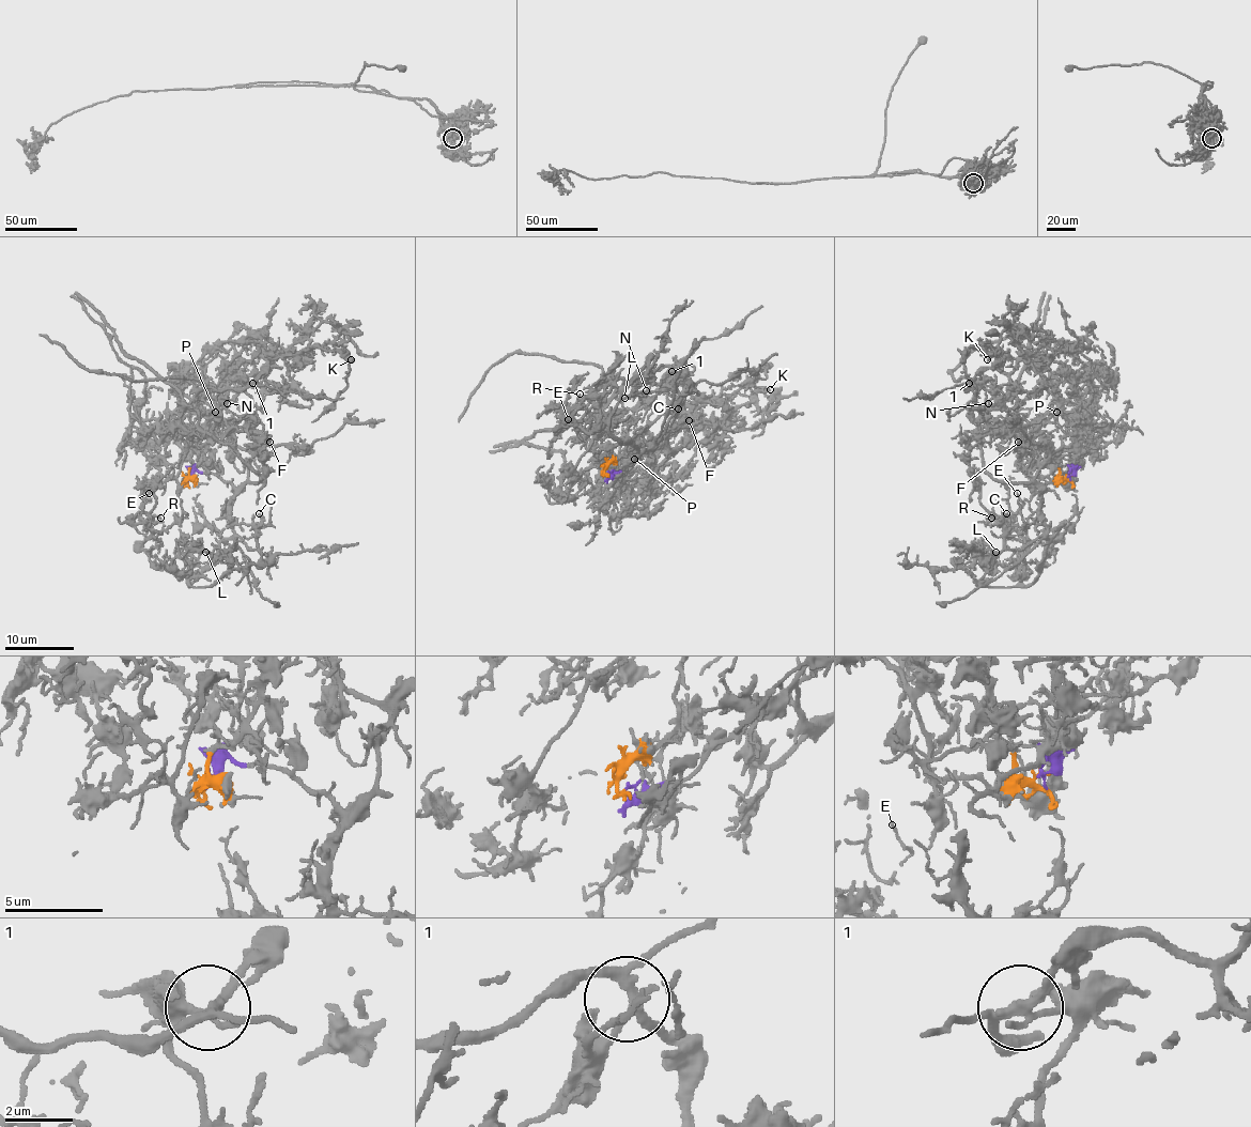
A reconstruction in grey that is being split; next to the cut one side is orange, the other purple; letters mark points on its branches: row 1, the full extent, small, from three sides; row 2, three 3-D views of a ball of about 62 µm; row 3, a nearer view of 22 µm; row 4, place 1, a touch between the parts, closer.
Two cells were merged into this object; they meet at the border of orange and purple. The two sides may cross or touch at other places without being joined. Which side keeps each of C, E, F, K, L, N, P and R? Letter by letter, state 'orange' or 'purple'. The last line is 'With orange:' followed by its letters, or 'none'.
C: purple
E: purple
F: purple
K: purple
L: purple
N: purple
P: purple
R: purple
With orange: none

